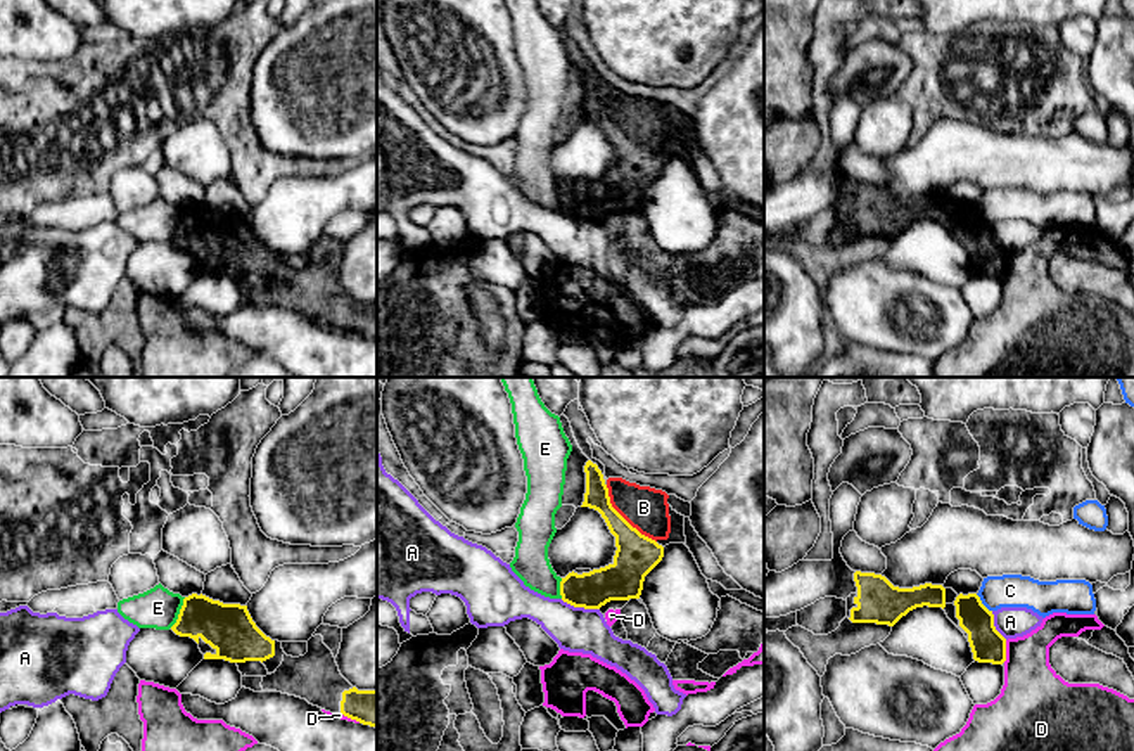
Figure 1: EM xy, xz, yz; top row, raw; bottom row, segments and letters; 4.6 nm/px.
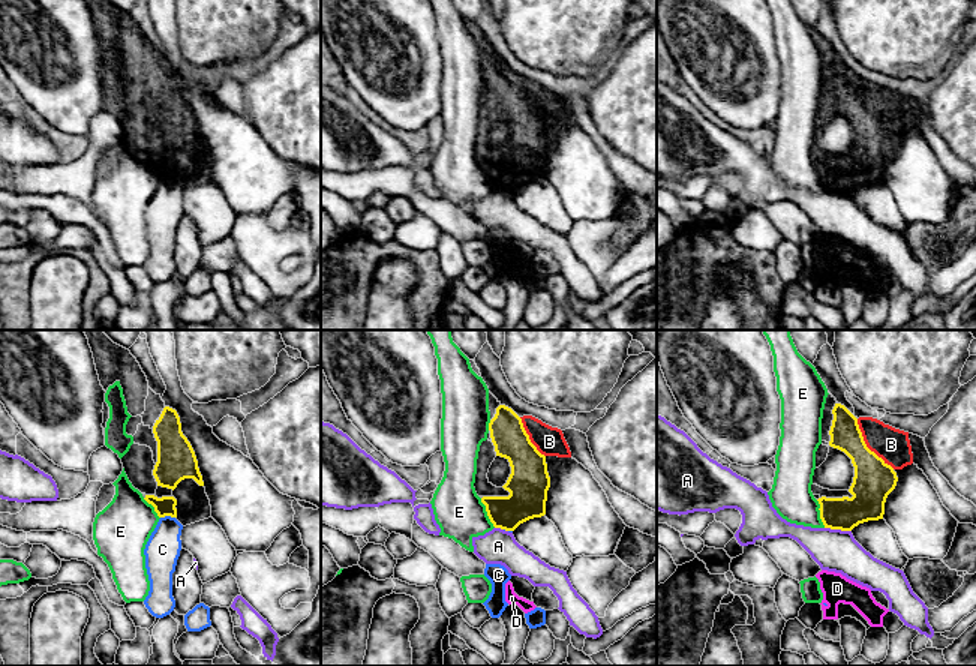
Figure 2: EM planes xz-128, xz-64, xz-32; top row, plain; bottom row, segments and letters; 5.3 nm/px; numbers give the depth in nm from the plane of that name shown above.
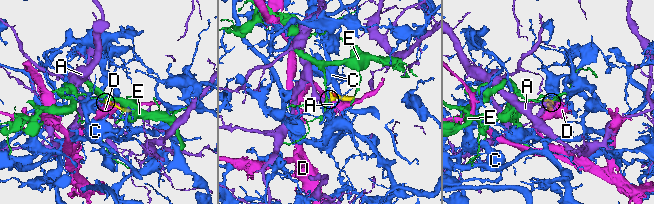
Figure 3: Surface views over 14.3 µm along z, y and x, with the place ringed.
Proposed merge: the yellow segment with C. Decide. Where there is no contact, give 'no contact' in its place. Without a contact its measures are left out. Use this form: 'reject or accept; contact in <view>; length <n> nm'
reject; contact in yz; length 120 nm

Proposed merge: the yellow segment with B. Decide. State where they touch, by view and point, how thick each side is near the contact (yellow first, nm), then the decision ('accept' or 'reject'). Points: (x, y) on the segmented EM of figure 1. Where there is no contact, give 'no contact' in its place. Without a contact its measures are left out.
meets yellow in xz at (623, 518); 190 nm thick on the yellow side, 200 nm on the other; accept

